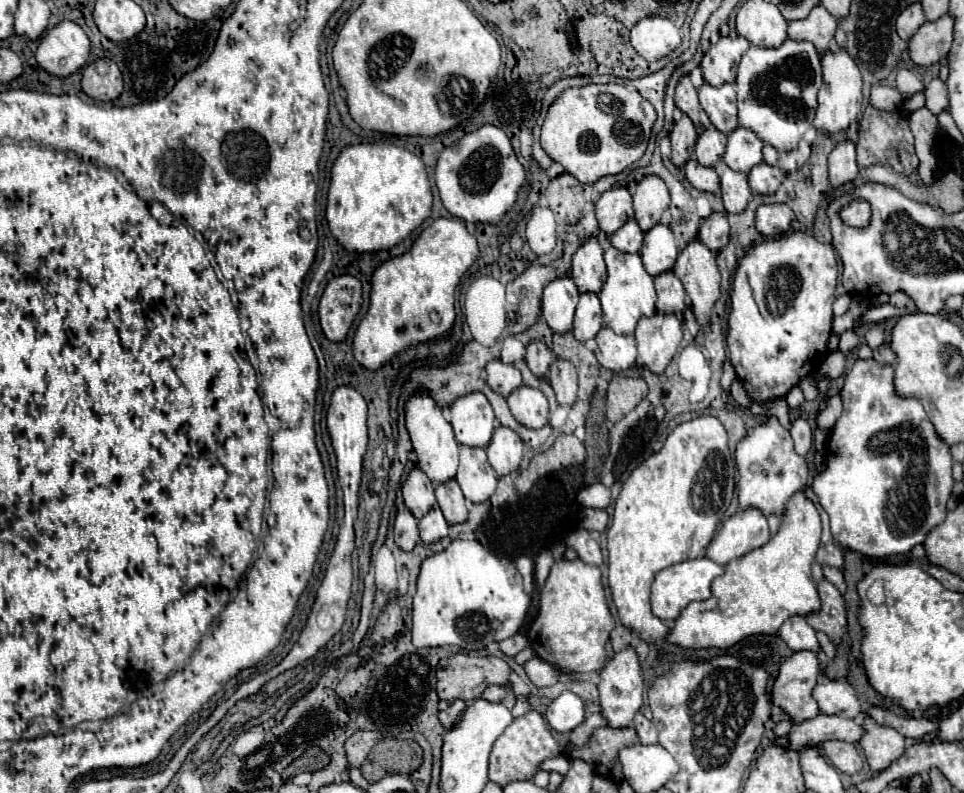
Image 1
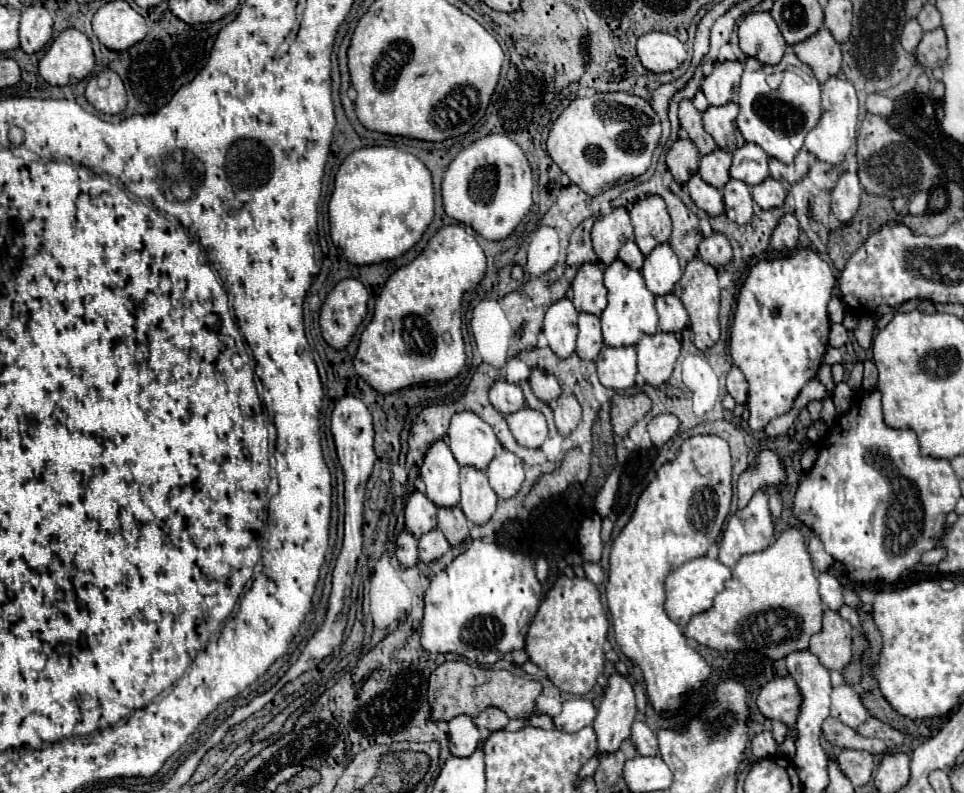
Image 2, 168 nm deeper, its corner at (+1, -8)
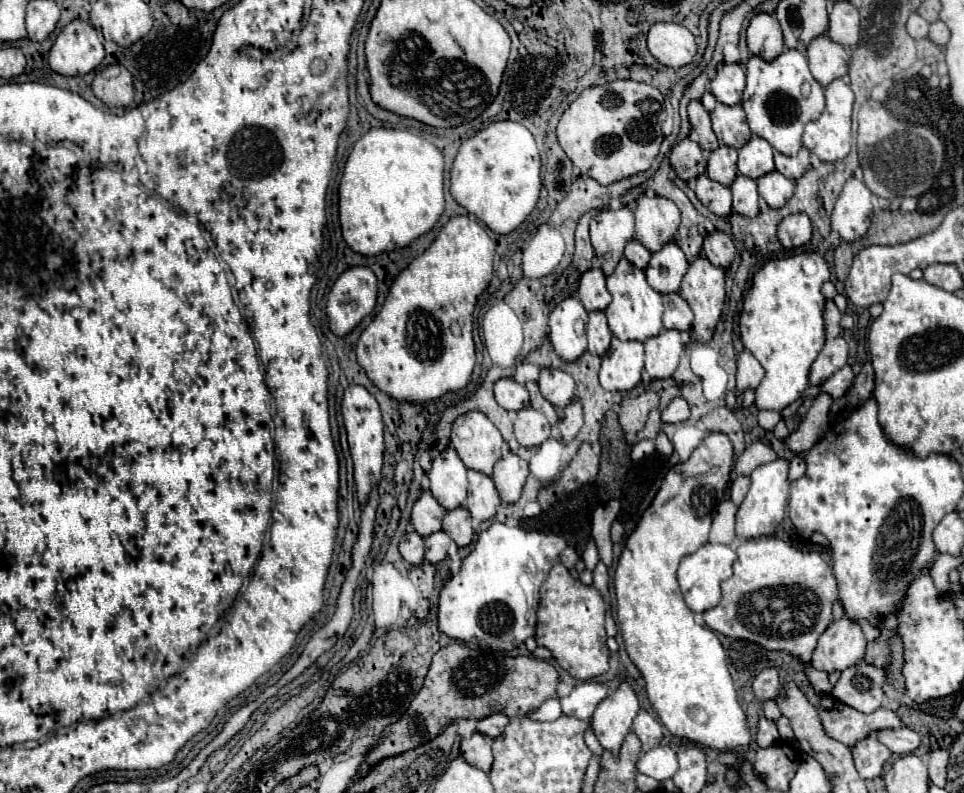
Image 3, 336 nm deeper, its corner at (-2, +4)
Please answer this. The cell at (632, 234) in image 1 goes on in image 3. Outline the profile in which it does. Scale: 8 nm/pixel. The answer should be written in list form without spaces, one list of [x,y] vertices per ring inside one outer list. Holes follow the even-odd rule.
[[[631,240],[627,246],[625,246],[625,258],[635,264],[637,268],[645,268],[649,258],[651,258],[651,252],[639,242],[639,240]]]

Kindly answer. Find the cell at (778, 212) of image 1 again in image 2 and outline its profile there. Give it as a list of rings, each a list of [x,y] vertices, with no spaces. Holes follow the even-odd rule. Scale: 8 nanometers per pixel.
[[[786,214],[786,216],[780,220],[780,224],[776,226],[776,230],[772,232],[770,246],[772,246],[774,250],[780,250],[780,252],[794,250],[796,244],[798,244],[798,236],[800,236],[798,220],[796,220],[792,214]]]

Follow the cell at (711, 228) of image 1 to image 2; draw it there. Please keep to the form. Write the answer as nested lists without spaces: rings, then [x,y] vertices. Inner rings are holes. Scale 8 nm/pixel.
[[[714,232],[712,236],[708,236],[700,242],[698,258],[712,264],[714,268],[722,268],[732,260],[732,246],[724,234]]]

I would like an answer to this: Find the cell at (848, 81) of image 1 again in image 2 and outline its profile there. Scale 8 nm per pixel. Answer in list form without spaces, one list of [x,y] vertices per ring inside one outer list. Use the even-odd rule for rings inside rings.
[[[834,76],[826,84],[822,84],[822,118],[818,126],[806,134],[804,148],[810,154],[814,154],[820,162],[840,164],[856,140],[856,124],[858,124],[858,98],[854,86],[846,78]]]

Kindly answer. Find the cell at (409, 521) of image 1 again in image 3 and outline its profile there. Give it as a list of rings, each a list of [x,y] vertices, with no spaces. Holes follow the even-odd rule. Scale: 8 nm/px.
[[[415,530],[405,532],[399,542],[399,552],[405,558],[405,562],[409,562],[411,566],[419,566],[425,560],[423,558],[423,538]]]

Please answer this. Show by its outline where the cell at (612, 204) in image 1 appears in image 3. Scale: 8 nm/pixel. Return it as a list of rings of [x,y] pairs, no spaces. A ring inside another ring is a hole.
[[[627,206],[617,210],[605,208],[597,212],[591,220],[591,244],[595,248],[597,258],[601,260],[601,268],[605,276],[609,276],[617,262],[623,258],[625,244],[635,236],[635,218]]]

